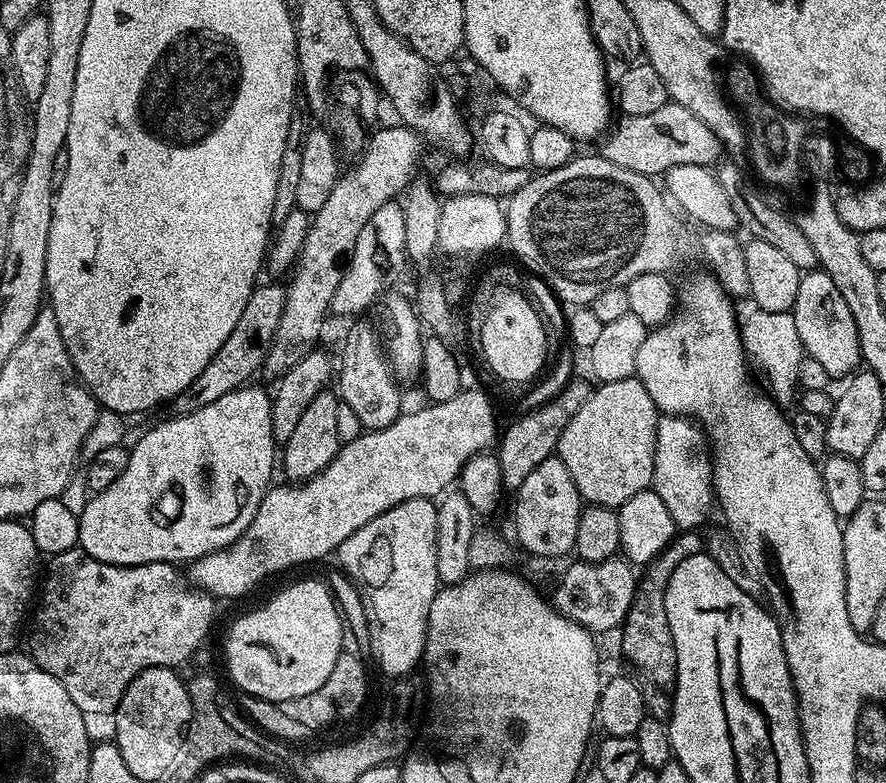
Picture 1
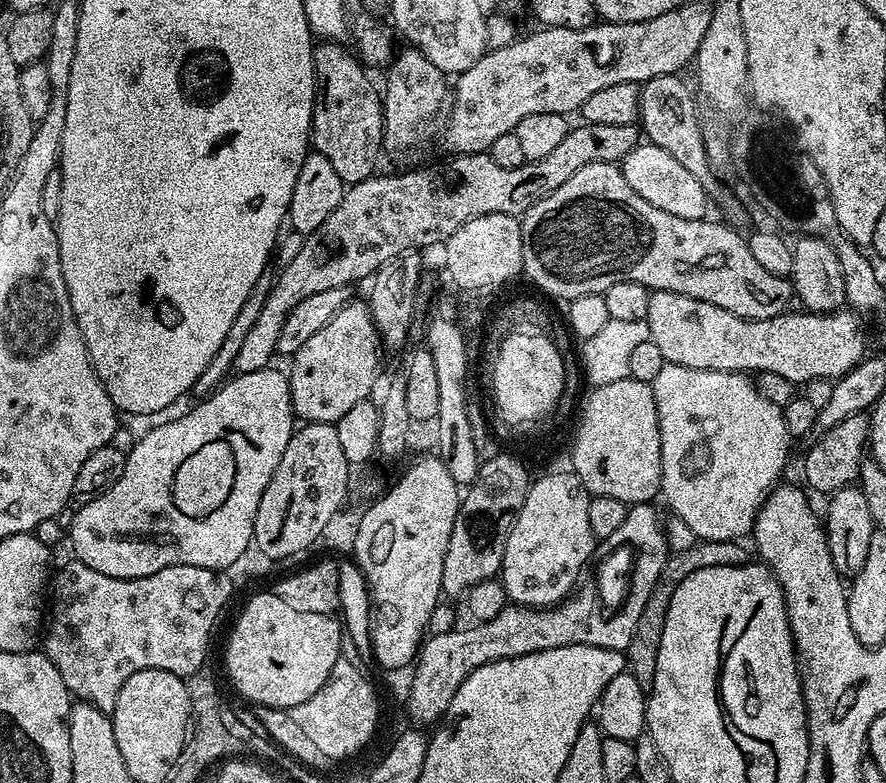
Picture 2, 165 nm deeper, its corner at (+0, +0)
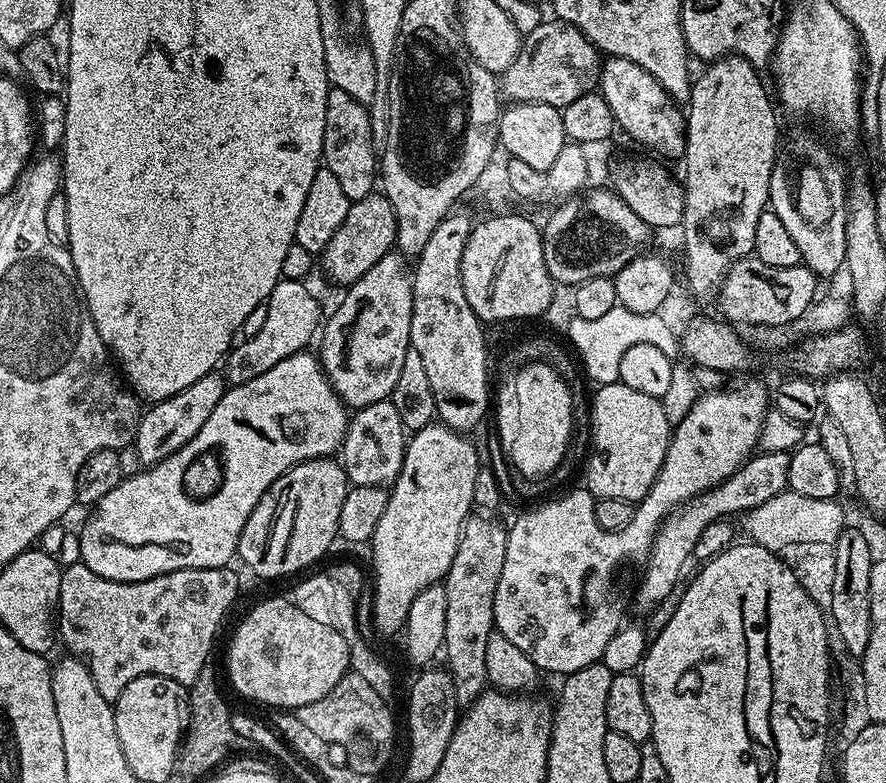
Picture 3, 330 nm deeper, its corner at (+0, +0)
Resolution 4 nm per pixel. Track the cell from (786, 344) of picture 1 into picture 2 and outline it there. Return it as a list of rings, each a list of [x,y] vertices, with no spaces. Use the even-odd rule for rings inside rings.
[[[661,363],[658,370],[658,378],[651,382],[654,394],[654,406],[658,414],[658,426],[660,427],[660,449],[662,450],[662,478],[660,479],[660,491],[662,500],[672,507],[671,515],[682,522],[686,522],[690,530],[696,535],[697,540],[713,540],[714,542],[726,542],[734,540],[743,541],[751,533],[756,515],[760,513],[760,507],[772,489],[777,487],[781,479],[780,471],[788,460],[788,447],[794,444],[794,437],[786,430],[786,418],[784,409],[764,397],[755,383],[743,372],[723,372],[722,370],[694,370],[690,366],[678,366],[677,364]]]

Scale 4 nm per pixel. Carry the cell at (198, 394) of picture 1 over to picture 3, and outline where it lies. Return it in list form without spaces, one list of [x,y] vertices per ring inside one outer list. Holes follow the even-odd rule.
[[[373,194],[361,200],[351,201],[346,222],[342,222],[338,234],[330,238],[330,242],[323,250],[324,268],[334,283],[341,286],[353,284],[370,270],[370,266],[374,266],[374,262],[378,262],[378,258],[393,251],[395,243],[396,215],[387,196]]]

